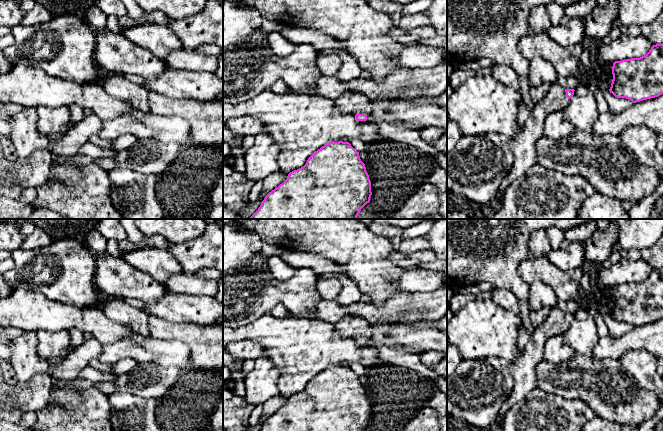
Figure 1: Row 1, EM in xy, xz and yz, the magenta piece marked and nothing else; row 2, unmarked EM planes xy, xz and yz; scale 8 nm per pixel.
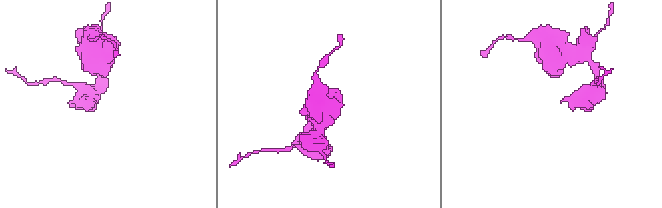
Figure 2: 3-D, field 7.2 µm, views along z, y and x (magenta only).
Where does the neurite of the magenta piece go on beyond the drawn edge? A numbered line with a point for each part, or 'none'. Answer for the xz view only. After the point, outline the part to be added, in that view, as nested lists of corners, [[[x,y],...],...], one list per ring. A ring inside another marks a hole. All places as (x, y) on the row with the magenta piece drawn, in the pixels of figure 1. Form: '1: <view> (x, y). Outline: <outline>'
1: xz (351, 102). Outline: [[[346,91],[335,101],[335,108],[339,112],[369,115],[372,113],[371,100],[362,93]]]

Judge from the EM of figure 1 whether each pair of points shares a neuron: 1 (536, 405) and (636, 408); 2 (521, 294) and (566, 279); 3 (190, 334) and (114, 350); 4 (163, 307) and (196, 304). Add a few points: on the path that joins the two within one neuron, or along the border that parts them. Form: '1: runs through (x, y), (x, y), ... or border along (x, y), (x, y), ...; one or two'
1: border along (567, 398), (580, 398), (597, 415); two
2: border along (522, 261), (518, 266), (518, 273), (529, 284); two
3: border along (149, 336), (155, 339), (178, 339), (187, 345); two
4: runs through (171, 307), (188, 307); one

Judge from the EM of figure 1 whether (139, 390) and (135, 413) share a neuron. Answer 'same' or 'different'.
different

